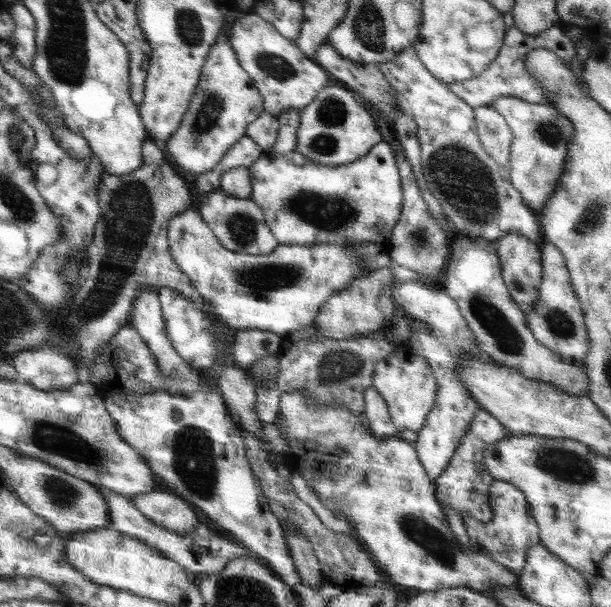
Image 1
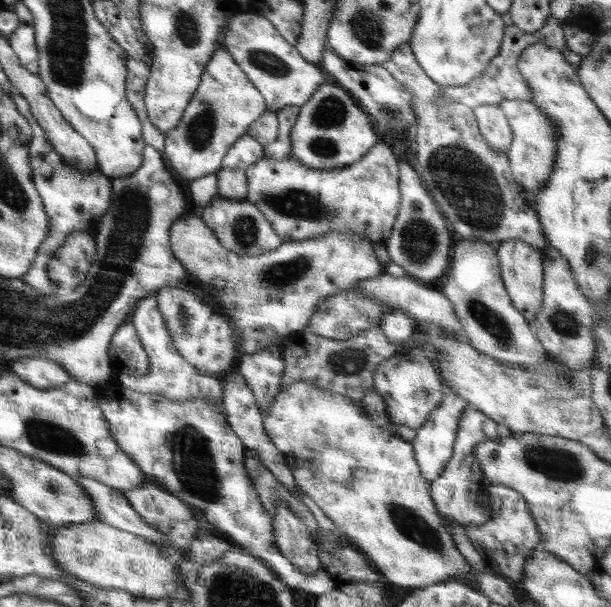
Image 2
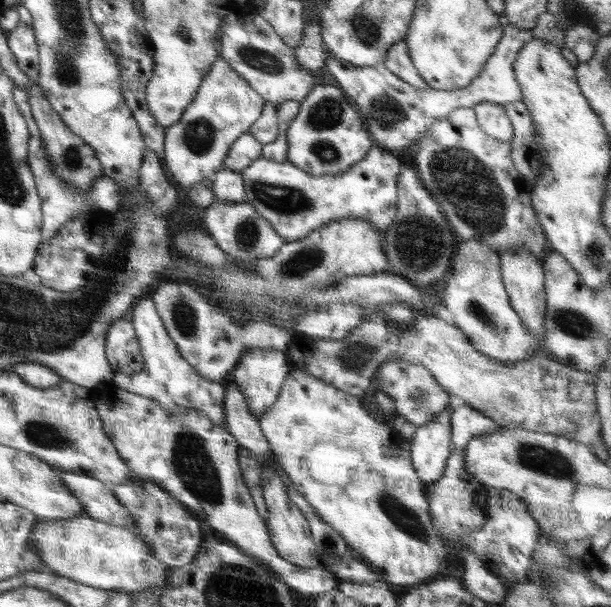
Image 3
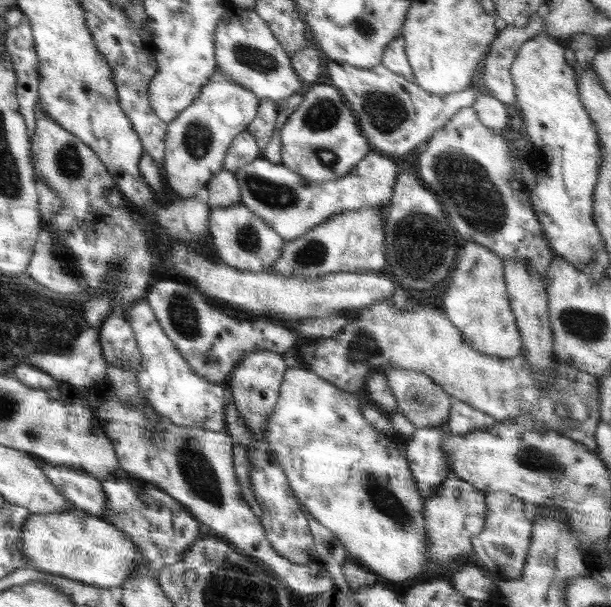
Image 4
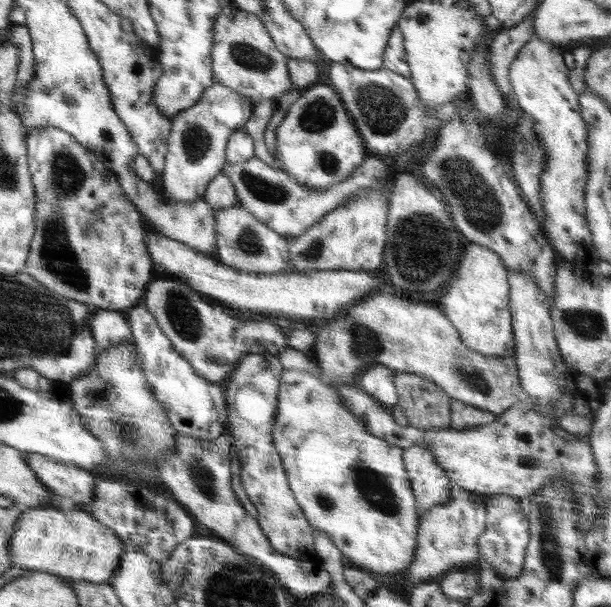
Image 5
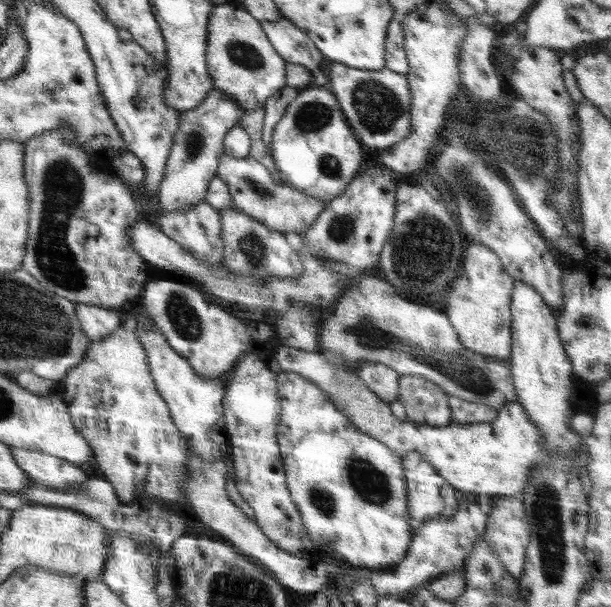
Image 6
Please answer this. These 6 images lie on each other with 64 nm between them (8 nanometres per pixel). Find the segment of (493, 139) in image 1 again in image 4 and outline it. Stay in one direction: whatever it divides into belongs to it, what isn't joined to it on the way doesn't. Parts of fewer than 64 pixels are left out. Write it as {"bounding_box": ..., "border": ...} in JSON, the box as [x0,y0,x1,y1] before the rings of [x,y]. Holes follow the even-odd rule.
{"bounding_box":[471,92,510,135],"border":[[[486,92],[476,98],[471,106],[478,116],[478,121],[488,130],[497,135],[504,135],[510,125],[507,106]]]}

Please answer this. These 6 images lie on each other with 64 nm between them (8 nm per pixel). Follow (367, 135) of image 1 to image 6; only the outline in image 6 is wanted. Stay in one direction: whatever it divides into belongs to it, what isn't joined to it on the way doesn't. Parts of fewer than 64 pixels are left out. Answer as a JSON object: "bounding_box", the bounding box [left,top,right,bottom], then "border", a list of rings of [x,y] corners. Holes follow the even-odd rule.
{"bounding_box":[268,85,363,202],"border":[[[328,85],[308,86],[298,93],[272,130],[268,146],[276,170],[286,184],[326,202],[344,191],[356,176],[362,165],[363,147]]]}

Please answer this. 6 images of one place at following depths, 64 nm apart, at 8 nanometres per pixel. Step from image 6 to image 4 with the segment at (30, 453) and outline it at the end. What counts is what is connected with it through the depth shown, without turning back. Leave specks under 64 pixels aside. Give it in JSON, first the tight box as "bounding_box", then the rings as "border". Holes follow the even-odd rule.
{"bounding_box":[39,460,108,519],"border":[[[40,460],[39,466],[54,484],[54,488],[66,496],[69,502],[74,504],[74,508],[99,519],[104,518],[104,514],[108,512],[108,505],[106,505],[108,497],[101,480],[83,471],[52,465]]]}

